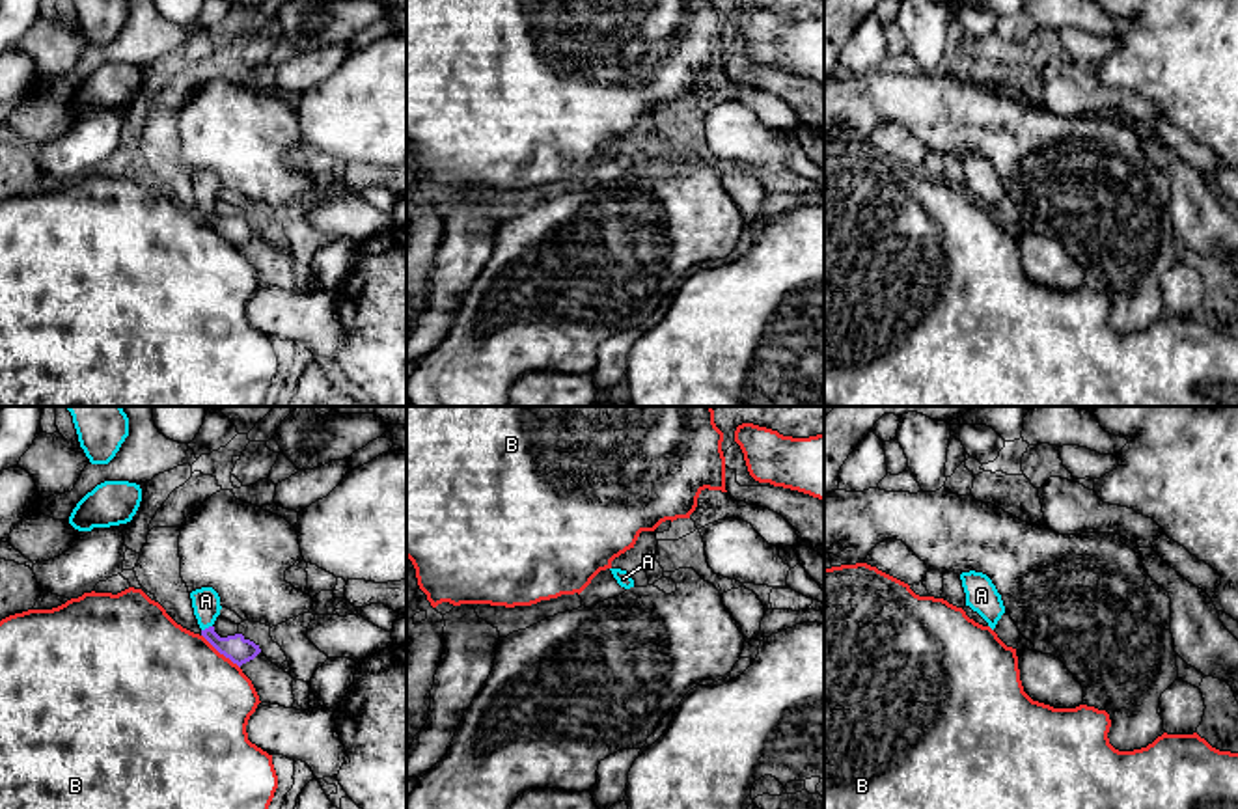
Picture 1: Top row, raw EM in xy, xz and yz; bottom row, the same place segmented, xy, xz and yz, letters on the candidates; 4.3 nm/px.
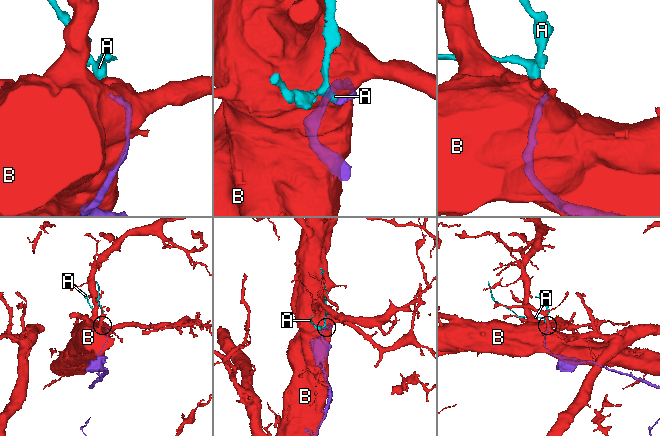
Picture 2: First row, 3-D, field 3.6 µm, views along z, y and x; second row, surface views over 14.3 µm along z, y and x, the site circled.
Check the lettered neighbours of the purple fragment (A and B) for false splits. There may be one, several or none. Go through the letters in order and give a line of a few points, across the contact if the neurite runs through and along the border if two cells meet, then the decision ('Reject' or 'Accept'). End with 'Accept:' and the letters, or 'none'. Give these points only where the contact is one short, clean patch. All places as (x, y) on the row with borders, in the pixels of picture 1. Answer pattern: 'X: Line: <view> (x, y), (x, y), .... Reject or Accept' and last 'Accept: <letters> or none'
A: Line: xy (235, 647), (222, 645), (206, 629), (206, 601). Accept
B: Reject
Accept: A

